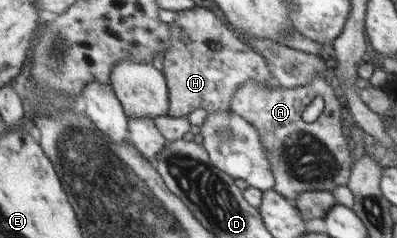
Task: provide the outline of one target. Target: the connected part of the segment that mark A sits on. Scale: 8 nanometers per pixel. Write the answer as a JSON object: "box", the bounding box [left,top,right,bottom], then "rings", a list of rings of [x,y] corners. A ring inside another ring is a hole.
{"box":[231,74,354,200],"rings":[[[318,74],[296,89],[269,86],[256,80],[245,81],[232,97],[231,111],[259,130],[274,171],[274,189],[284,197],[293,200],[302,192],[331,192],[335,187],[347,185],[354,157],[350,157],[349,143],[346,143],[342,133],[342,105],[324,75]],[[316,97],[322,97],[325,101],[324,109],[318,120],[306,123],[302,120],[302,113]]]}

